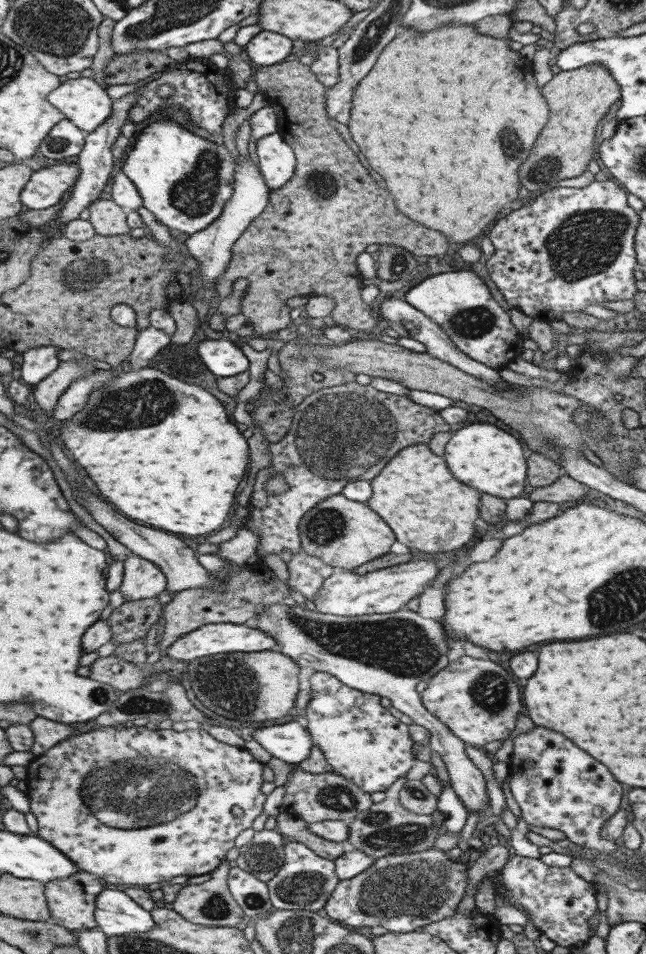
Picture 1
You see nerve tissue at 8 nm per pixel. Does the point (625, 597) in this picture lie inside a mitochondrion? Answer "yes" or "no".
yes

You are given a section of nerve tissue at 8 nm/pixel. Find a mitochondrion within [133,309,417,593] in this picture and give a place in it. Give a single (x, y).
(343, 433)

